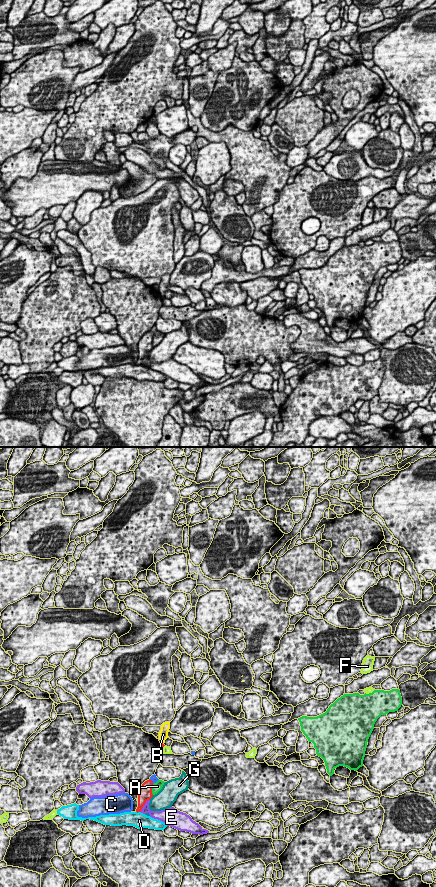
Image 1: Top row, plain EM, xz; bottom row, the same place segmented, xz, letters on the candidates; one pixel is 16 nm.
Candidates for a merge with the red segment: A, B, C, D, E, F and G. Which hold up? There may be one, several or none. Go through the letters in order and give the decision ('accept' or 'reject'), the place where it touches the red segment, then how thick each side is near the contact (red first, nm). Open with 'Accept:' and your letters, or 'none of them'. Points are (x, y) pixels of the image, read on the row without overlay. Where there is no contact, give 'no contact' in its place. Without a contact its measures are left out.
Accept: B
A: reject; meets red in xz at (151, 341); 220 nm thick on the red side, 140 nm on the other
B: accept; meets red in xz at (161, 294); 60 nm thick on the red side, 160 nm on the other
C: reject; meets red in xz at (152, 333); 220 nm thick on the red side, 90 nm on the other
D: reject; meets red in xz at (138, 363); 160 nm thick on the red side, 260 nm on the other
E: reject; meets red in xz at (144, 356); 220 nm thick on the red side, 130 nm on the other
F: reject; meets red in xz at (163, 298); 60 nm thick on the red side, 130 nm on the other
G: reject; meets red in xz at (151, 349); 220 nm thick on the red side, 300 nm on the other

